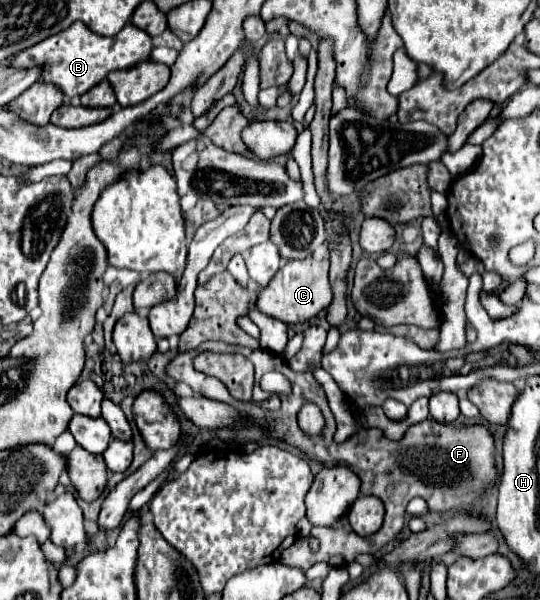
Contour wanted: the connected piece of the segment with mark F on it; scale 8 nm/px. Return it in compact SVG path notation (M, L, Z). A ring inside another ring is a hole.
M206 341L196 349L178 353L168 365L166 365L166 375L172 377L174 381L186 383L192 389L196 389L202 395L210 395L212 399L220 399L224 403L234 403L234 407L244 407L244 411L248 411L248 415L262 415L264 409L256 407L258 403L258 391L264 391L260 387L260 377L268 371L280 371L290 383L292 383L292 393L282 395L282 409L278 411L280 419L284 419L284 427L280 427L280 431L270 431L276 437L282 437L286 443L296 445L304 455L308 455L308 459L316 459L326 467L334 467L334 465L348 465L360 479L362 479L362 495L376 495L384 507L386 507L386 517L384 517L384 525L380 531L376 531L374 535L368 537L360 537L354 531L344 531L344 529L334 529L334 527L314 527L312 529L312 537L318 539L320 547L318 551L310 549L310 539L308 537L300 537L292 547L288 547L286 551L282 551L280 561L288 567L296 567L300 571L308 571L314 563L324 561L330 567L344 567L346 563L354 561L354 557L358 553L376 553L380 551L390 539L394 539L400 529L404 527L406 519L406 505L410 499L414 497L422 497L428 505L436 505L436 511L450 511L450 509L462 509L462 507L470 507L476 499L482 497L482 487L488 489L494 485L496 481L496 463L494 463L494 439L492 435L484 429L484 427L466 427L466 429L456 429L456 427L448 427L448 425L440 425L432 419L426 419L414 427L410 427L406 431L406 435L400 441L390 441L382 435L380 429L362 429L358 431L354 437L350 437L346 443L338 445L332 437L332 413L328 407L328 399L326 393L322 389L322 385L312 377L312 373L296 373L288 367L288 363L284 361L282 355L278 353L270 353L264 349L250 349L250 347L238 347L238 345L228 345L222 341ZM200 351L216 351L216 353L242 353L244 357L248 357L254 367L256 367L256 385L254 385L254 403L242 403L238 399L234 399L226 385L216 379L216 377L208 377L204 373L198 373L192 365L194 357ZM310 401L316 403L324 415L324 429L318 435L308 435L298 427L298 413L302 409L302 405Z

